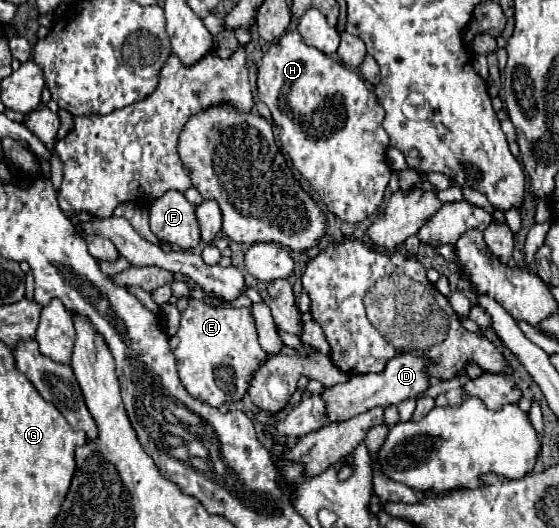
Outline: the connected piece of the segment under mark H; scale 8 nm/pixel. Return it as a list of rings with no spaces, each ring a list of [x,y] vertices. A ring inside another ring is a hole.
[[[286,31],[280,41],[266,51],[262,65],[258,67],[258,99],[264,101],[272,111],[282,149],[288,153],[292,165],[300,171],[300,175],[310,181],[312,189],[320,195],[328,211],[332,211],[340,221],[360,223],[380,207],[392,173],[386,161],[390,141],[382,127],[384,109],[360,75],[356,75],[340,61],[324,55],[322,51],[304,45],[298,31]],[[324,105],[328,111],[326,123],[314,127],[312,115],[316,111],[322,111]]]

